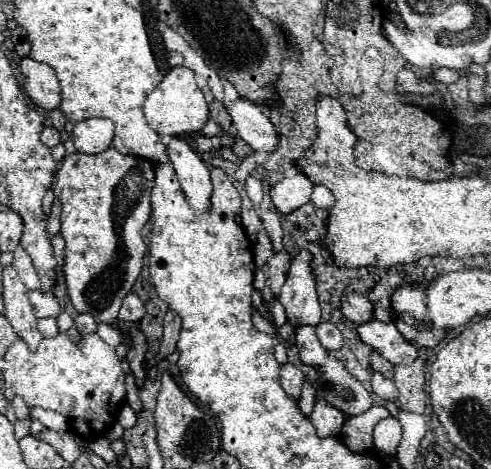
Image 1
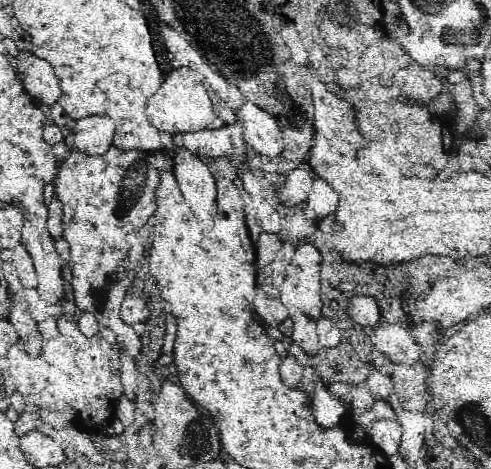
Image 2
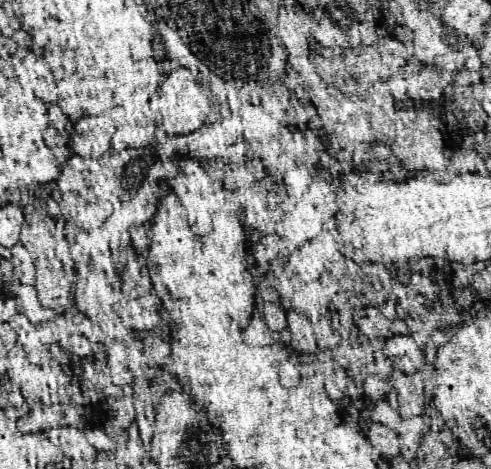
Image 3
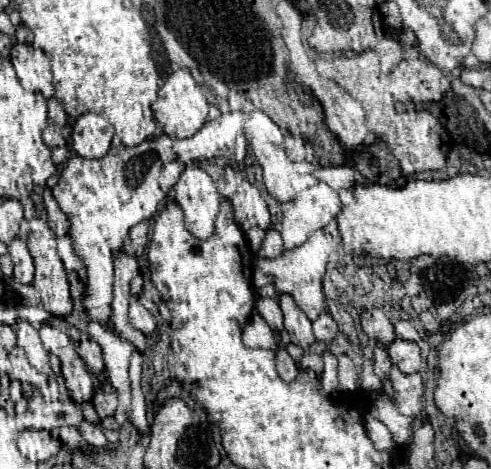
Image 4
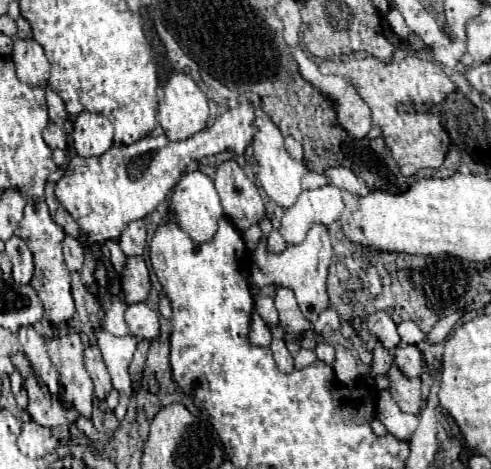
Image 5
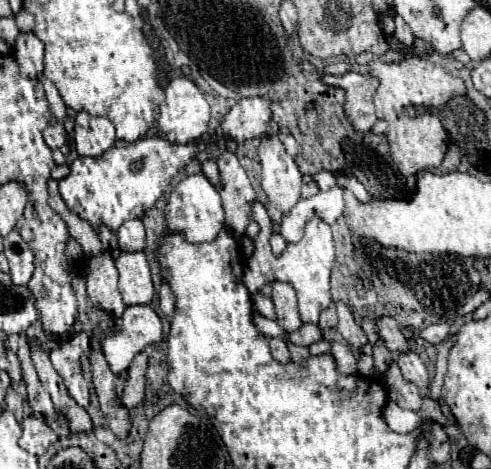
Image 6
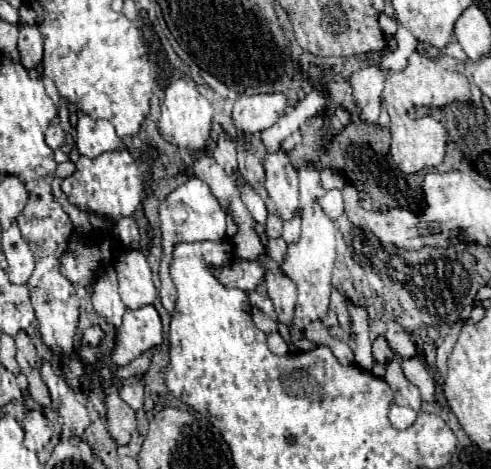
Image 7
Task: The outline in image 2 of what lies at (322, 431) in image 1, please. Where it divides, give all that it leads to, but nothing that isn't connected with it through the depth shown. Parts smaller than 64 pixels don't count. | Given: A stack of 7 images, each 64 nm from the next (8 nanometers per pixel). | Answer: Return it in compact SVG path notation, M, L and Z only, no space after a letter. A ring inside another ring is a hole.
M316 384L312 408L314 408L314 418L320 428L328 430L328 428L338 428L344 424L344 416L346 416L344 404L340 402L340 398L332 398L330 392L322 388L320 384Z

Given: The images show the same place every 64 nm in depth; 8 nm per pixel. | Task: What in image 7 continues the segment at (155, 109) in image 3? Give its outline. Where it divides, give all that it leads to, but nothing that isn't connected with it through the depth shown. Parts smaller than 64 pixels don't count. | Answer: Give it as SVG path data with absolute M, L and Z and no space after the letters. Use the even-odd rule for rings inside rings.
M184 78L172 82L166 88L166 98L160 106L160 120L158 120L158 128L160 134L164 136L164 140L168 140L170 144L178 146L178 148L186 148L186 150L194 150L200 152L206 148L208 136L210 136L210 122L212 122L212 106L210 102L198 92L196 84L190 80L186 82Z

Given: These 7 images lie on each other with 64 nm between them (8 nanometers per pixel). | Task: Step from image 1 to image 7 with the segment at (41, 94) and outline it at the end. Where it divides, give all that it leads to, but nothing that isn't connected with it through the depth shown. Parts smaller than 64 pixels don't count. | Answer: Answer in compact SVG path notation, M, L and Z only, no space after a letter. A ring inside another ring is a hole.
M20 26L18 38L20 62L26 70L34 70L42 62L42 36L36 26Z

